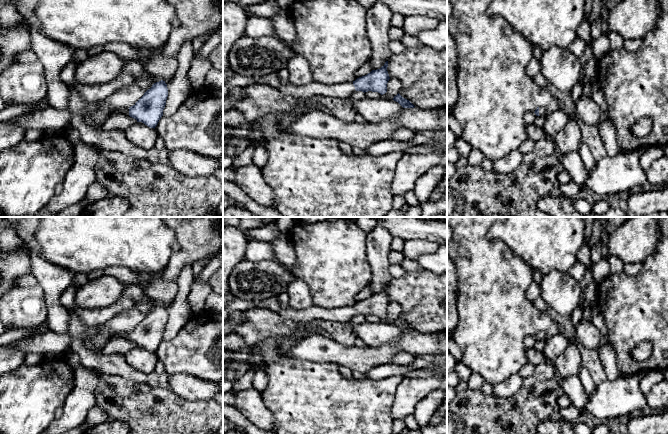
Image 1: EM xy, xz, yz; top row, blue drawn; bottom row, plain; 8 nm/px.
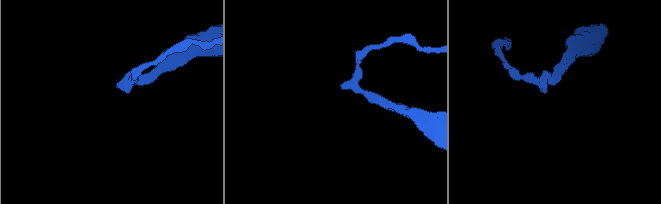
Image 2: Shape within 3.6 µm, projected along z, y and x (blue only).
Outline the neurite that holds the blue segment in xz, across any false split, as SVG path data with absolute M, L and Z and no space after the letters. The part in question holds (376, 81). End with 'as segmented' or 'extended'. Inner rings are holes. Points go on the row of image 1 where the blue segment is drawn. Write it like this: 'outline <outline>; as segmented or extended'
outline M388 61L380 69L372 70L367 75L359 77L353 82L334 85L324 85L312 81L308 84L297 86L291 82L282 82L276 73L259 77L258 83L276 88L283 94L295 97L301 102L320 96L347 99L355 91L362 91L364 93L372 91L383 95L387 92L387 83L390 79L387 67Z; extended

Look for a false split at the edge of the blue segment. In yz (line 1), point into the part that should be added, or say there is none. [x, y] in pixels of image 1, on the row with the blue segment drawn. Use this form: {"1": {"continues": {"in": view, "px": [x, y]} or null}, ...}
{"1": {"continues": {"in": "yz", "px": [542, 110]}}}

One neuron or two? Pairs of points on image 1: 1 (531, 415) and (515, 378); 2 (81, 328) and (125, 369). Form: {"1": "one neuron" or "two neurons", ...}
{"1": "two neurons", "2": "one neuron"}

